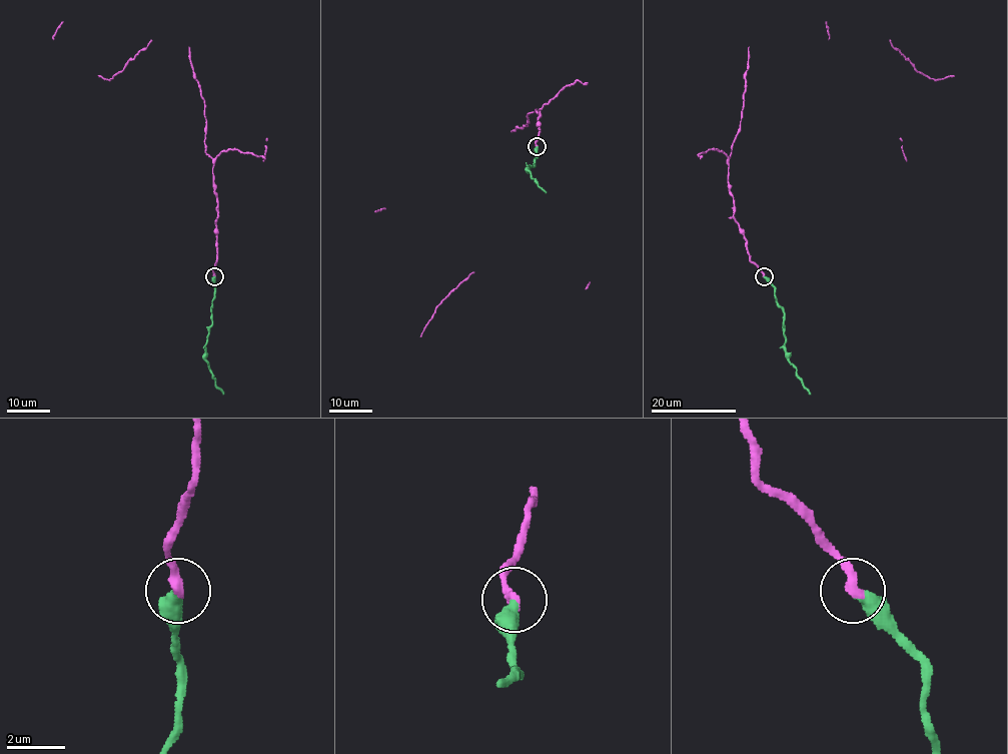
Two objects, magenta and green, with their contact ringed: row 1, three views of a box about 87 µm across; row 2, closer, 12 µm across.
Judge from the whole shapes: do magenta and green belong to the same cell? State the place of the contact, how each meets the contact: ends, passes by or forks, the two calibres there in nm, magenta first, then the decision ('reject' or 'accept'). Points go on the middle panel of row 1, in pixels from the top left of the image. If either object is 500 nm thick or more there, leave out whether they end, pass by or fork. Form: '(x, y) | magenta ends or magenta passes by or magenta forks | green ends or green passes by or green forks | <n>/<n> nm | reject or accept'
(537, 146) | magenta ends | green ends | 360/400 nm | accept

